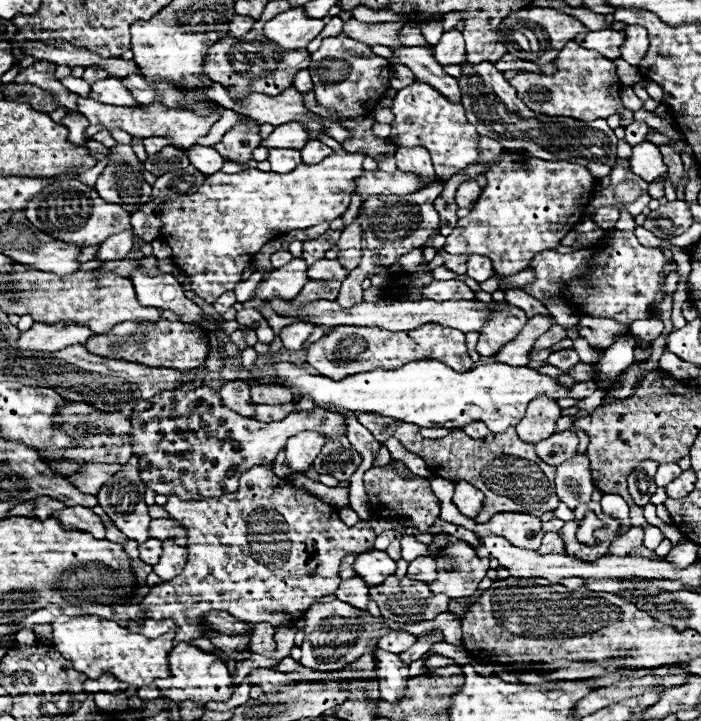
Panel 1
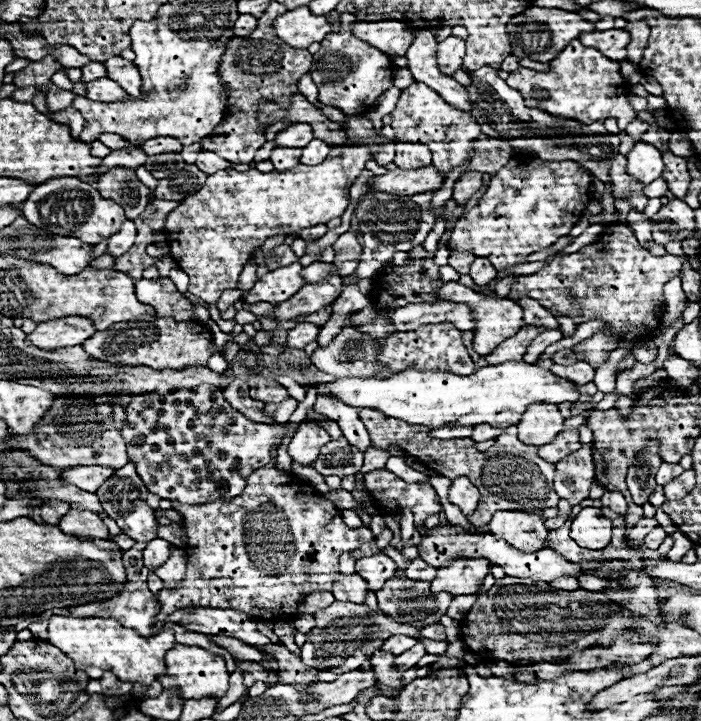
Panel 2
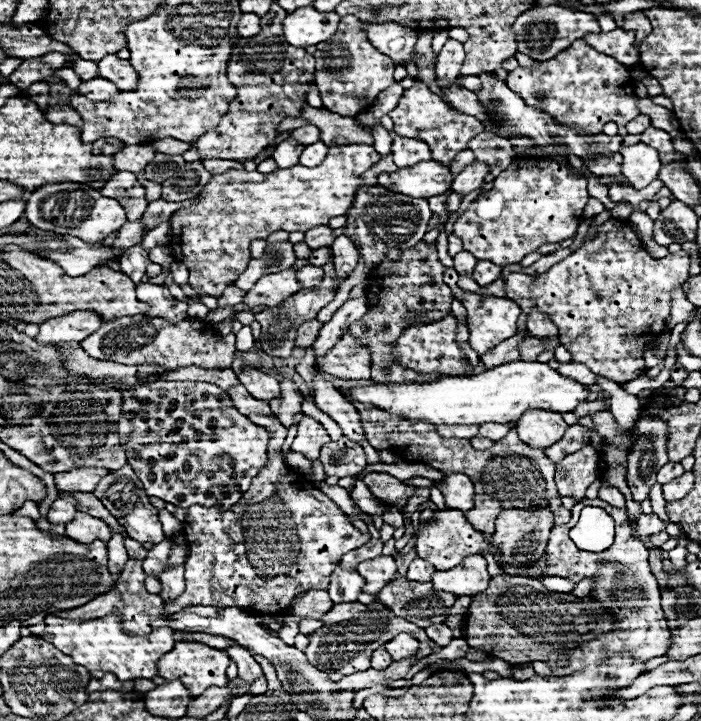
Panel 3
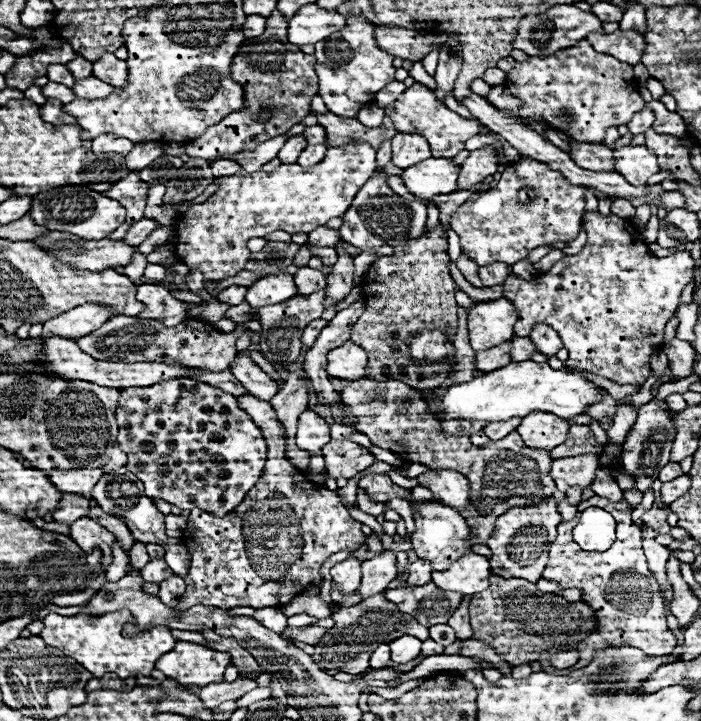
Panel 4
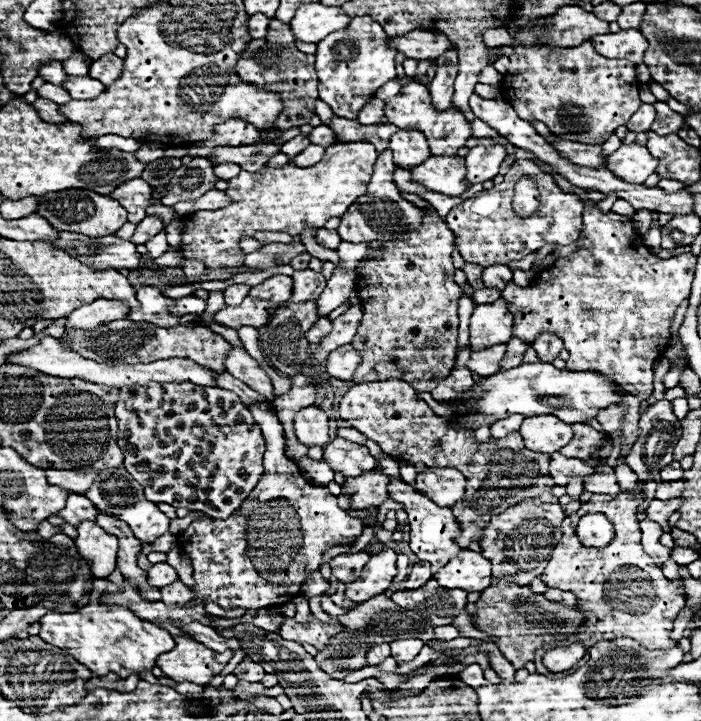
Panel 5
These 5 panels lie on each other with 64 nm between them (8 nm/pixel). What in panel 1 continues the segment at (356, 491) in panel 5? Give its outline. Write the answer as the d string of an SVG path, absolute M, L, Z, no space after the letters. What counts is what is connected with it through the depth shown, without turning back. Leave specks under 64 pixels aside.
M390 464L374 466L364 474L364 490L368 494L368 504L372 506L374 516L380 518L412 518L420 532L426 532L440 514L440 502L430 490L430 482L420 476L402 478L398 470Z

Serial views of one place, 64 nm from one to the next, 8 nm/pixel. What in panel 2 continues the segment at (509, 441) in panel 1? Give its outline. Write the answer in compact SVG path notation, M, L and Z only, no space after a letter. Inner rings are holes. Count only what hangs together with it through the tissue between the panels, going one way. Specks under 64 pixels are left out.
M360 410L360 420L364 422L366 430L370 432L372 444L376 448L388 448L390 444L400 444L406 454L416 456L428 470L446 476L458 478L468 476L470 482L480 490L480 506L468 518L476 528L486 528L492 514L496 510L524 510L536 514L538 510L554 508L558 504L558 496L552 486L554 466L546 464L538 454L538 446L528 446L518 440L516 426L508 426L508 432L496 438L496 446L488 452L476 450L474 444L468 444L466 438L454 440L436 440L428 436L426 426L408 426L408 422L400 422L396 418L388 418L378 410ZM496 458L496 460L492 460ZM544 482L544 484L542 484Z

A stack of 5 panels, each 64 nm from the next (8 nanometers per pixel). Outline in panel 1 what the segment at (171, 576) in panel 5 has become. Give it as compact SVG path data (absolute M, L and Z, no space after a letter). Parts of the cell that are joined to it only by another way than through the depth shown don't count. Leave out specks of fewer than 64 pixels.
M148 538L146 542L138 544L138 552L140 552L140 560L142 560L142 562L154 566L154 564L160 560L160 554L162 554L162 550L160 550L160 540Z

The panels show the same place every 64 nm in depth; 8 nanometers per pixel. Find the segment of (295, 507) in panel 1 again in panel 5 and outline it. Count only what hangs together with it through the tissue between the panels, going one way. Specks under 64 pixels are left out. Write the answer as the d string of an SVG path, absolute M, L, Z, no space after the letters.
M266 402L248 404L254 420L262 428L266 440L266 456L264 456L264 474L258 480L256 488L244 500L244 504L226 520L200 518L194 520L180 536L180 546L192 560L192 580L194 598L186 606L194 604L210 604L216 602L224 610L230 608L268 608L282 606L300 592L302 584L320 568L322 554L332 546L352 546L362 534L364 524L358 518L352 518L346 510L342 510L336 502L336 496L330 494L326 486L312 486L302 476L298 464L294 464L286 456L286 438L284 428L278 422L276 414L268 408Z

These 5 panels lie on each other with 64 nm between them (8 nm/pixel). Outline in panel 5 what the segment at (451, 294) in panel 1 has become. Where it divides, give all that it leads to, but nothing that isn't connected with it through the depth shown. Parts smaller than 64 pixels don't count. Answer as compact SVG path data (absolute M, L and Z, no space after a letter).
M504 298L492 304L478 304L470 318L470 348L484 350L496 344L506 344L512 338L514 316Z

